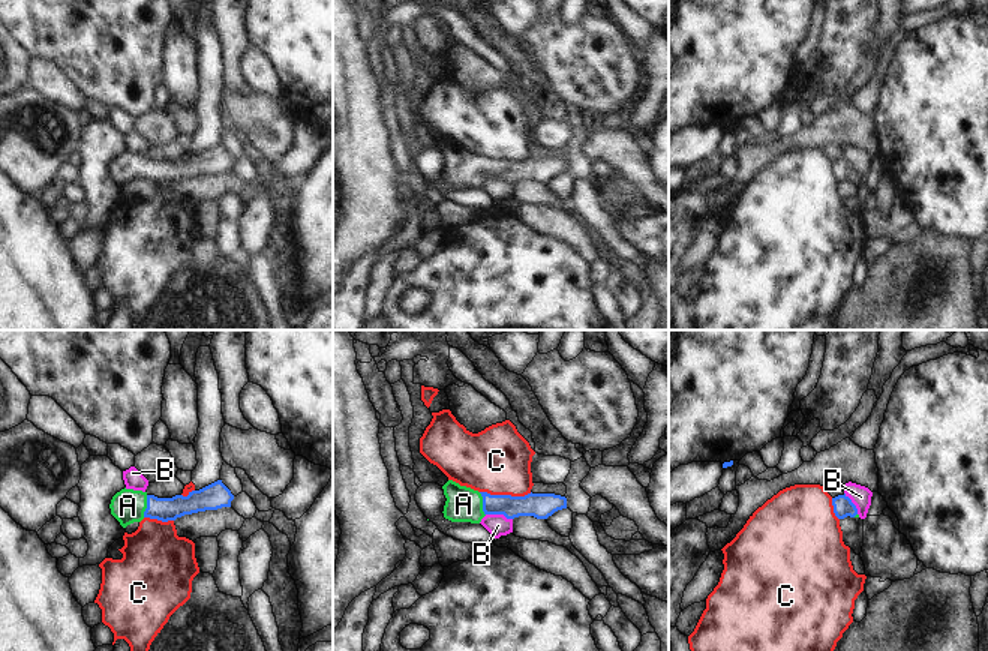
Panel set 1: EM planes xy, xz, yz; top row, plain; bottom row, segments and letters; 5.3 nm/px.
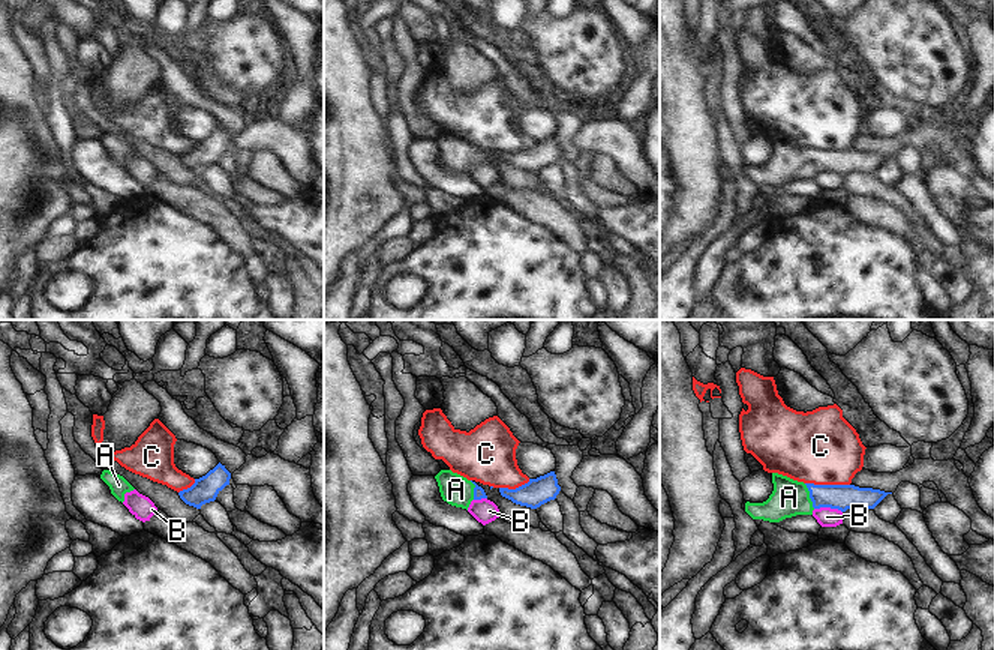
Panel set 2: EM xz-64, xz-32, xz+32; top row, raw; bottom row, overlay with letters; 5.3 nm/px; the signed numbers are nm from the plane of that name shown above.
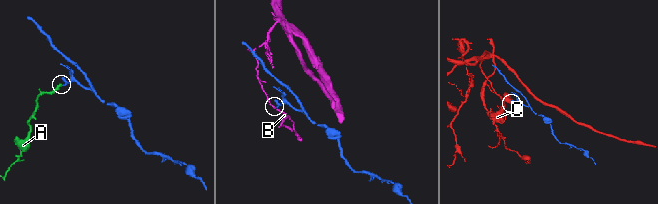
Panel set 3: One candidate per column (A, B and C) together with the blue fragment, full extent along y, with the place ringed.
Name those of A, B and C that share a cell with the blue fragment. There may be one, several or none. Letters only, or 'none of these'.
A

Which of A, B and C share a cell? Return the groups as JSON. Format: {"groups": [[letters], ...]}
{"groups": [["A"], ["B"], ["C"]]}

